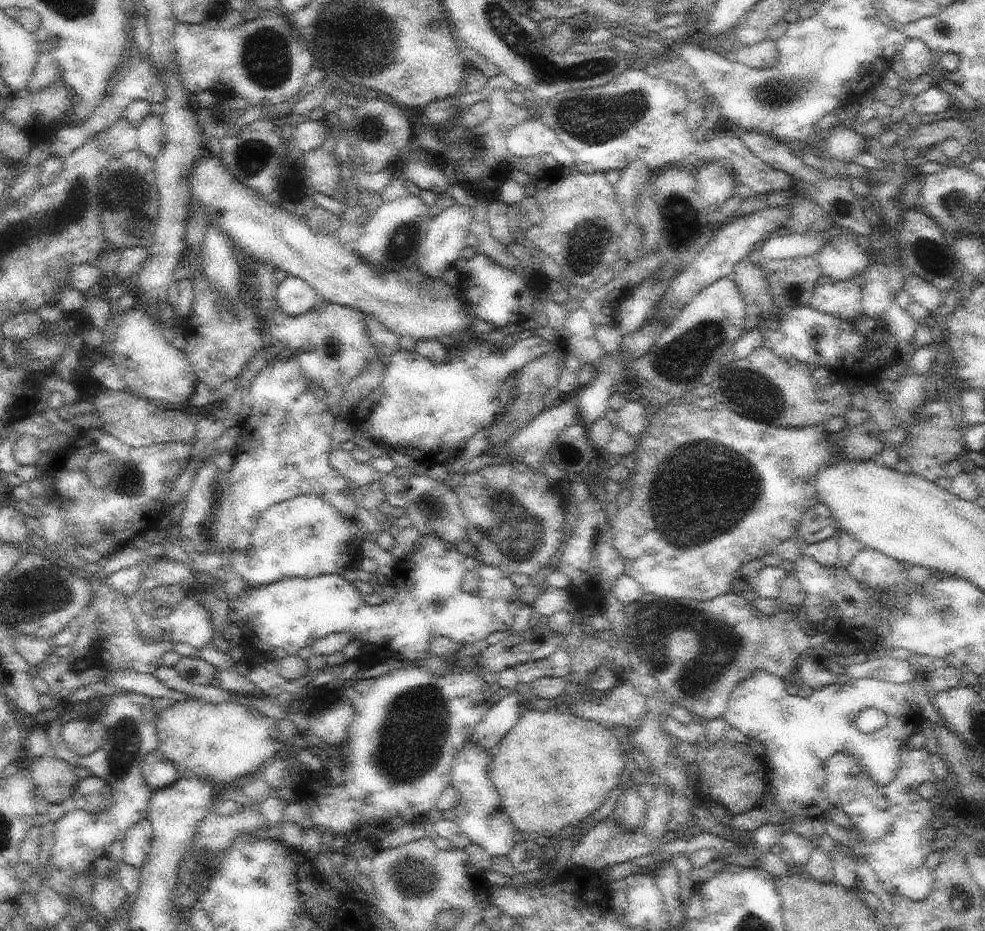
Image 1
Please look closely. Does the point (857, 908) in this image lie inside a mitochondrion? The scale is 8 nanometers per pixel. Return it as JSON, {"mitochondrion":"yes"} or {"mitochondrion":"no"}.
{"mitochondrion":"no"}

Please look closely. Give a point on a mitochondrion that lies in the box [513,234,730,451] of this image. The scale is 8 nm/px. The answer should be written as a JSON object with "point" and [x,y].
{"point":[685,359]}

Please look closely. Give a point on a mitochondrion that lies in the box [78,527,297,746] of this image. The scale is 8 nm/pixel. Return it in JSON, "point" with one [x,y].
{"point":[96,659]}

